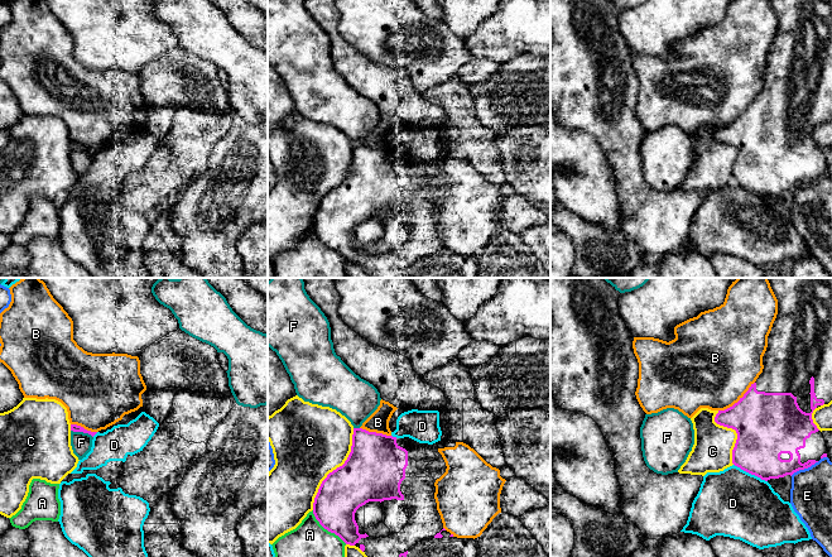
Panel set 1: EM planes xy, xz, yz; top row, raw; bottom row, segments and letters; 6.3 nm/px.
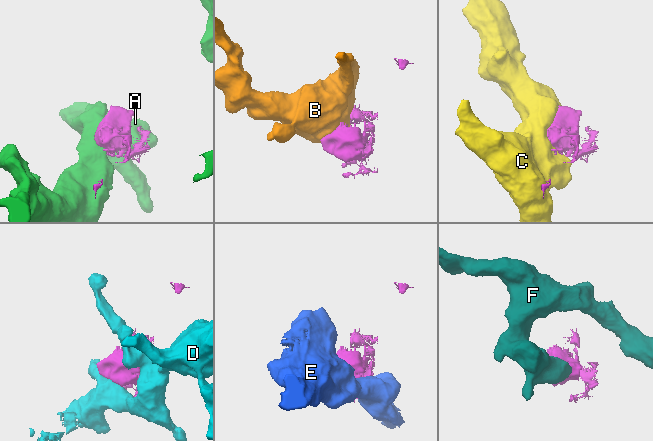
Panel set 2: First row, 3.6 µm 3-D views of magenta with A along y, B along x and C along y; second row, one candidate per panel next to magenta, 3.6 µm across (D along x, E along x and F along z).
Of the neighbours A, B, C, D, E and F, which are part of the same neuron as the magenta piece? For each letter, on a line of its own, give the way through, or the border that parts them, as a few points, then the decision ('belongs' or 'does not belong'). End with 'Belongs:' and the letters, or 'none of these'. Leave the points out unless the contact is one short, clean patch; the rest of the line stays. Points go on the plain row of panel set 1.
A: does not belong
B: does not belong
C: does not belong
D: does not belong
E: does not belong
F: does not belong
Belongs: none of these

